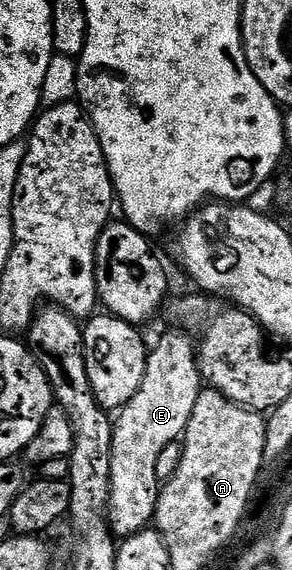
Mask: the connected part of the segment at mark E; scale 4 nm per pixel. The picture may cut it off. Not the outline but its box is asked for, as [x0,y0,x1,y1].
[109,332,205,538]

